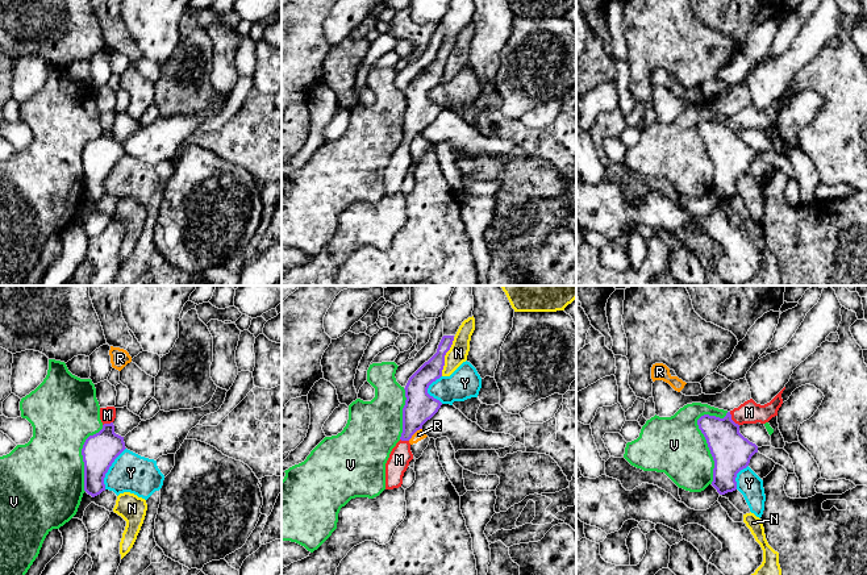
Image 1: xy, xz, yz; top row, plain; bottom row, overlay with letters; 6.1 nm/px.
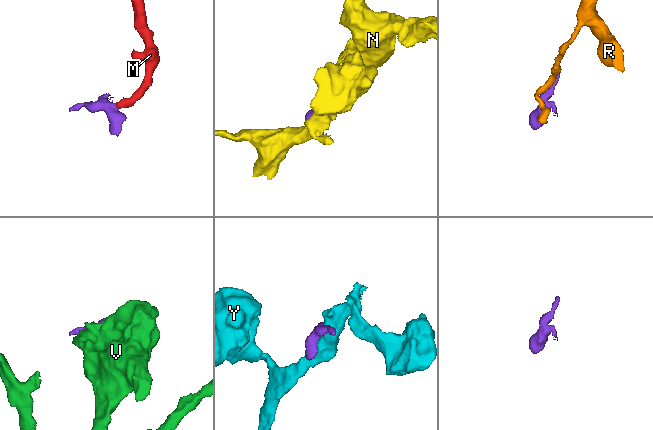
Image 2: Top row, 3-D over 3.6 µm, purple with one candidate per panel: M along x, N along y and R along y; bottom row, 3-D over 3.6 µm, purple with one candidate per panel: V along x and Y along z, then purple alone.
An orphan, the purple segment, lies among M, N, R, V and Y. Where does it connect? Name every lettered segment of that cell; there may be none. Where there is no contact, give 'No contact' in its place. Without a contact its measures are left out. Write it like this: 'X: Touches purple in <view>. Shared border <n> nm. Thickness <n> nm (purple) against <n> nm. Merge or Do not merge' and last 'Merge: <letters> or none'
M: Touches purple in yz. Shared border 110 nm. Thickness 240 nm (purple) against 140 nm. Merge
N: Touches purple in xz. Shared border 260 nm. Thickness 130 nm (purple) against 120 nm. Do not merge
R: Touches purple in xz. Shared border 120 nm. Thickness 190 nm (purple) against 60 nm. Do not merge
V: Touches purple in yz. Shared border 460 nm. Thickness 240 nm (purple) against 360 nm. Do not merge
Y: Touches purple in xy. Shared border 280 nm. Thickness 220 nm (purple) against 240 nm. Do not merge
Merge: M

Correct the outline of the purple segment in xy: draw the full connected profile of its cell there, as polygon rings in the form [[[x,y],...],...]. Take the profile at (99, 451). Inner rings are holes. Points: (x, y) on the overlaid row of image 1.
[[[100,408],[103,429],[89,436],[82,449],[84,491],[92,497],[105,491],[104,478],[114,459],[126,449],[124,437],[114,433],[116,408]]]

